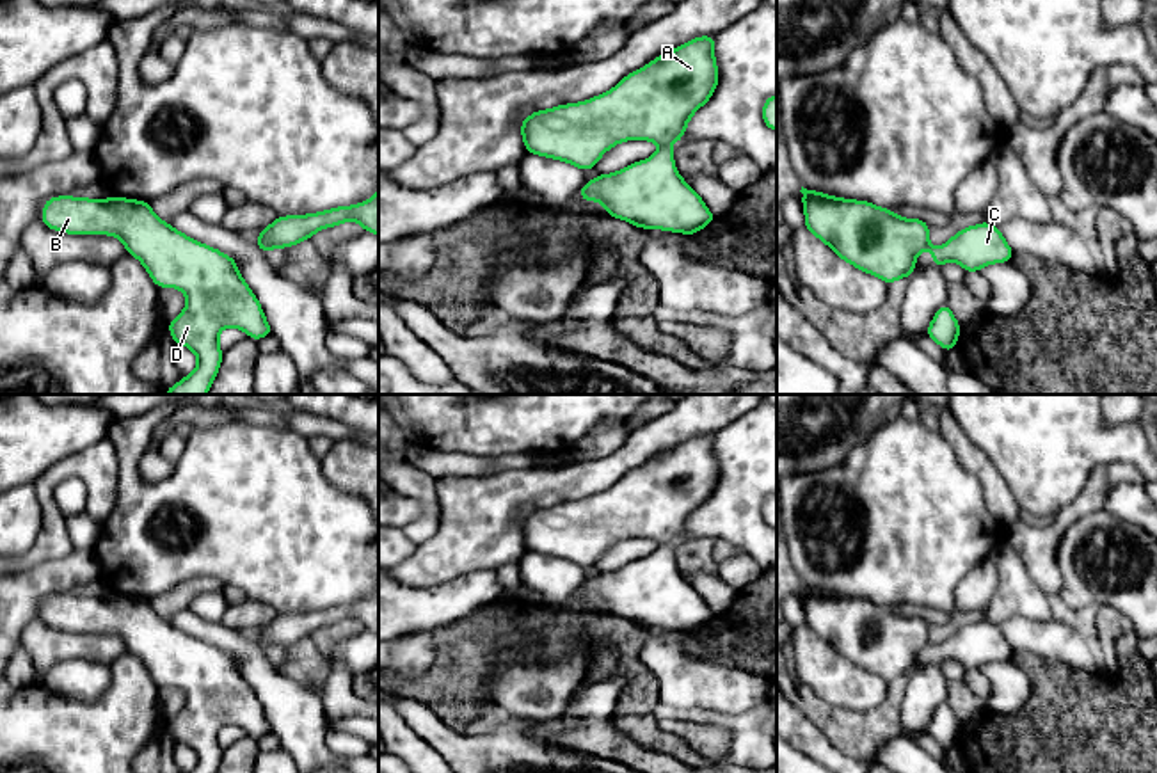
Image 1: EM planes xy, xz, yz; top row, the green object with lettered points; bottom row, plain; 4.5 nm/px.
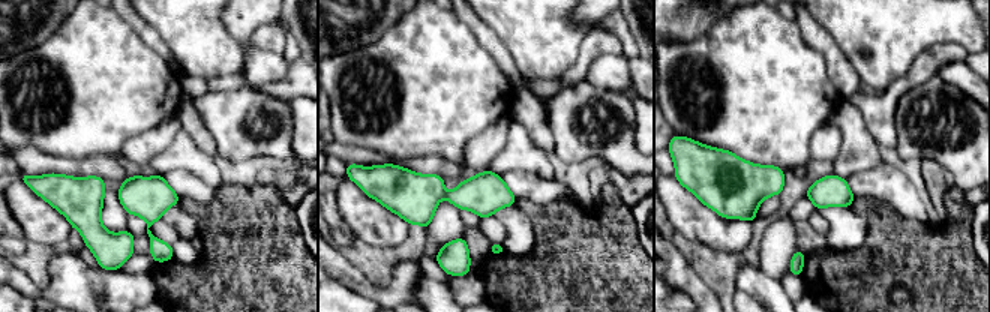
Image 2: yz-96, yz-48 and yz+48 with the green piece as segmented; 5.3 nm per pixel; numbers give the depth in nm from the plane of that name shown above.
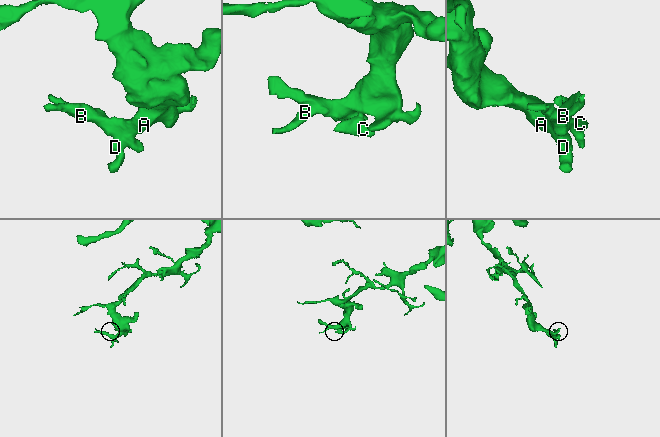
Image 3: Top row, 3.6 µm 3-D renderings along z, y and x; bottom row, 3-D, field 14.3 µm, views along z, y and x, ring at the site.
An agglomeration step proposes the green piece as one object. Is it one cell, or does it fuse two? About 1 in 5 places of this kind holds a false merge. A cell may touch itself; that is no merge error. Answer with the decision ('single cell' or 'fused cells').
fused cells

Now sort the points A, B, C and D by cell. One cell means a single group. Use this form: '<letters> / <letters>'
A B D / C

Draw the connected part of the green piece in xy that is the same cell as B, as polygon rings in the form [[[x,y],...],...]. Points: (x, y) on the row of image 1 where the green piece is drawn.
[[[50,197],[43,206],[41,222],[69,235],[117,236],[158,288],[178,288],[185,293],[185,309],[167,327],[174,343],[197,355],[197,368],[165,389],[165,394],[208,393],[222,363],[222,329],[236,327],[256,341],[272,334],[261,304],[240,275],[236,261],[171,227],[146,201]]]

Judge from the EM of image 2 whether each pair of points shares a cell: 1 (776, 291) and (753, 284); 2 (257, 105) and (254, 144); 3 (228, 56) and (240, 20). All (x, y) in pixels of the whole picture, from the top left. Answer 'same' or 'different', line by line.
1: same
2: same
3: different

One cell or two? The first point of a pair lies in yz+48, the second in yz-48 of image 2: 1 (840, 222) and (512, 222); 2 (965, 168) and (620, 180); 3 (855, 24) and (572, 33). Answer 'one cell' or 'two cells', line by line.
1: one cell
2: two cells
3: one cell

